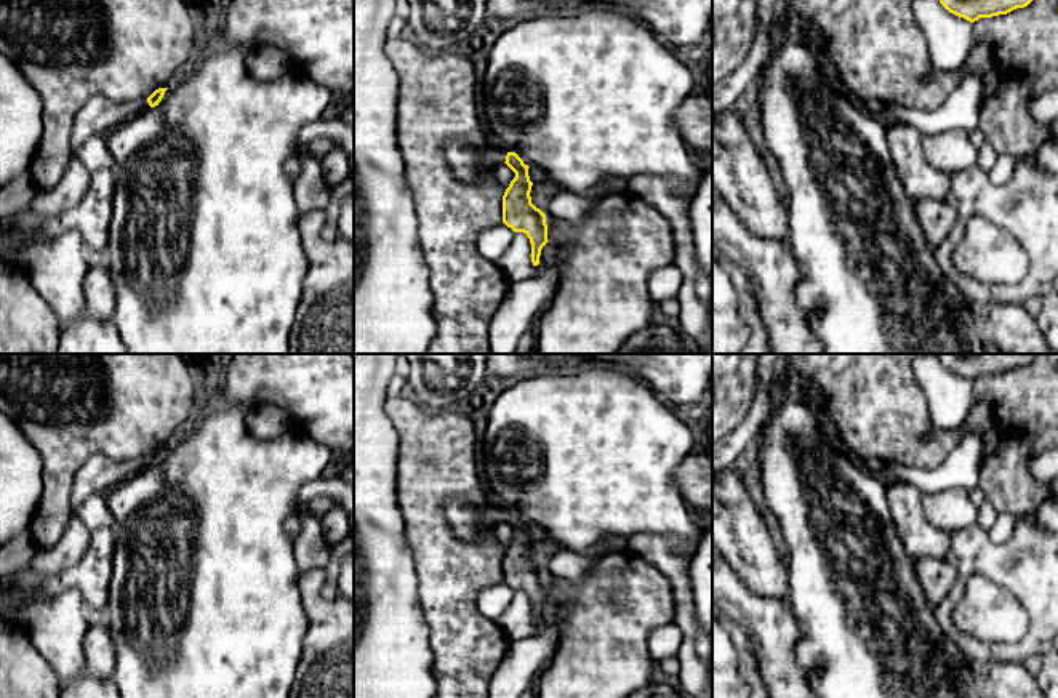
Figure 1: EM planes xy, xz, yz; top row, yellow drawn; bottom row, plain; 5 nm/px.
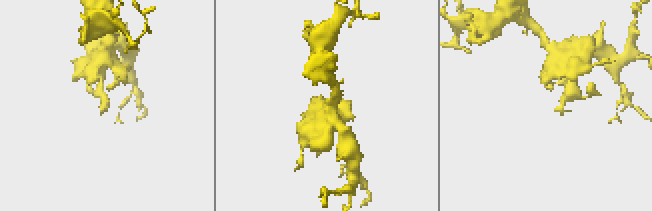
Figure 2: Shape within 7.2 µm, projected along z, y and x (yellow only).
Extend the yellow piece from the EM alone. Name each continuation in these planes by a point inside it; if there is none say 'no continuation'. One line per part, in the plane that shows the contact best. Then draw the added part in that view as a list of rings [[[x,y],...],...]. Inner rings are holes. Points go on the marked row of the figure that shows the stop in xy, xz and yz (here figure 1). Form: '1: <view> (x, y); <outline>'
1: xz (468, 165); [[[450,141],[443,152],[453,176],[459,183],[480,181],[488,168],[504,163],[507,155],[501,149],[474,149],[463,141]]]

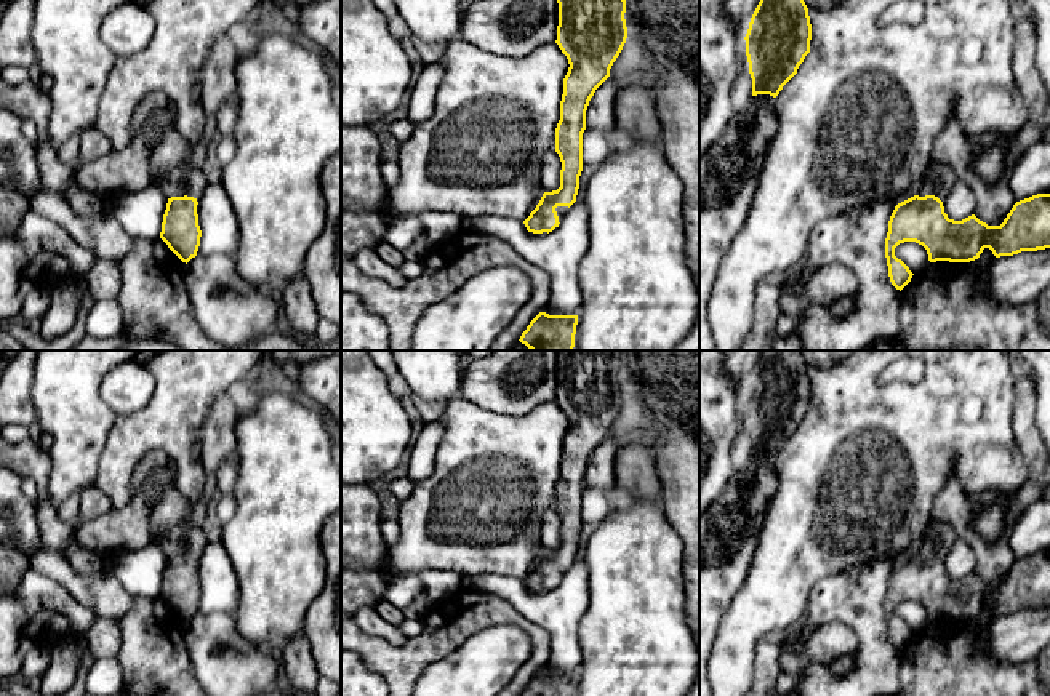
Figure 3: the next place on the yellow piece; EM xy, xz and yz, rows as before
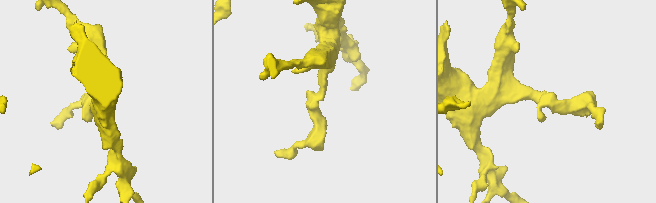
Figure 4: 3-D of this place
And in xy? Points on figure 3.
1: xy (183, 180); [[[181,163],[162,173],[157,186],[166,200],[187,195],[198,202],[208,182],[202,170]]]

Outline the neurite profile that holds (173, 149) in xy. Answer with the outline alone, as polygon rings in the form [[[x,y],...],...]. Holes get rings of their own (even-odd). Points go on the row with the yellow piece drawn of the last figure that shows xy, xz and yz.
[[[171,123],[162,133],[160,142],[150,152],[150,179],[157,182],[158,178],[170,168],[186,163],[192,155],[192,146]]]

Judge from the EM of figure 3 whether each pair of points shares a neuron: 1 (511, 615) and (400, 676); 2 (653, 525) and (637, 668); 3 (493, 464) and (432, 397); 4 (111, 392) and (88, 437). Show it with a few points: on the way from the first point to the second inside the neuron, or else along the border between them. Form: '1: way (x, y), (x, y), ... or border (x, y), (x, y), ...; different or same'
1: way (484, 615), (464, 615), (428, 648); same
2: way (637, 560), (637, 632); same
3: border (460, 394), (437, 410); different
4: border (114, 367), (100, 388), (100, 397), (116, 415); different

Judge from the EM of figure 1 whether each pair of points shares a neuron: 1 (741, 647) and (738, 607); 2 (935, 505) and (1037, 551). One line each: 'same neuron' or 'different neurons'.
1: different neurons
2: different neurons

